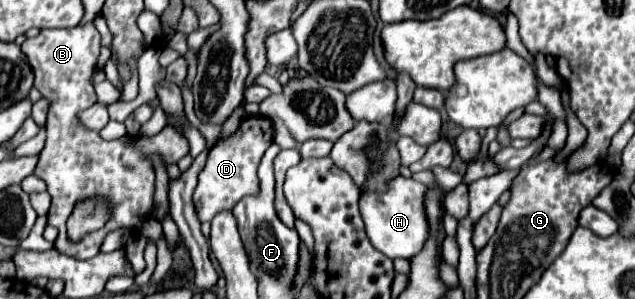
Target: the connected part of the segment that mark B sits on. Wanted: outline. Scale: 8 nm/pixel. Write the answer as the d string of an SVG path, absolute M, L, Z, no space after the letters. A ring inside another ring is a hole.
M92 22L84 24L84 26L74 26L74 28L54 28L54 30L40 30L40 34L36 38L28 38L22 46L20 46L28 58L28 64L32 66L34 72L34 88L40 90L40 94L48 94L48 98L52 98L52 106L48 110L48 120L46 120L46 146L40 152L40 162L34 170L36 176L40 176L46 186L48 186L48 194L52 196L52 206L48 210L48 224L58 228L58 238L56 238L56 248L72 258L80 258L80 260L88 260L92 256L96 256L100 252L100 244L104 240L104 236L112 230L118 228L128 228L130 232L140 232L146 216L150 216L152 210L152 194L154 194L154 164L150 160L152 154L158 154L160 160L164 162L164 166L176 164L182 156L188 154L188 140L184 136L180 136L172 126L164 126L156 136L150 138L128 138L126 136L118 138L118 140L104 140L100 138L98 132L88 130L82 126L82 122L78 120L78 114L82 110L86 110L88 106L96 104L96 92L92 88L92 74L96 70L96 60L100 56L100 34L94 28ZM94 198L104 198L106 202L112 204L112 212L110 212L110 220L104 224L104 228L94 230L90 234L86 234L80 242L72 242L68 238L66 232L66 220L72 214L74 206L78 202L86 202L86 200L94 200Z

